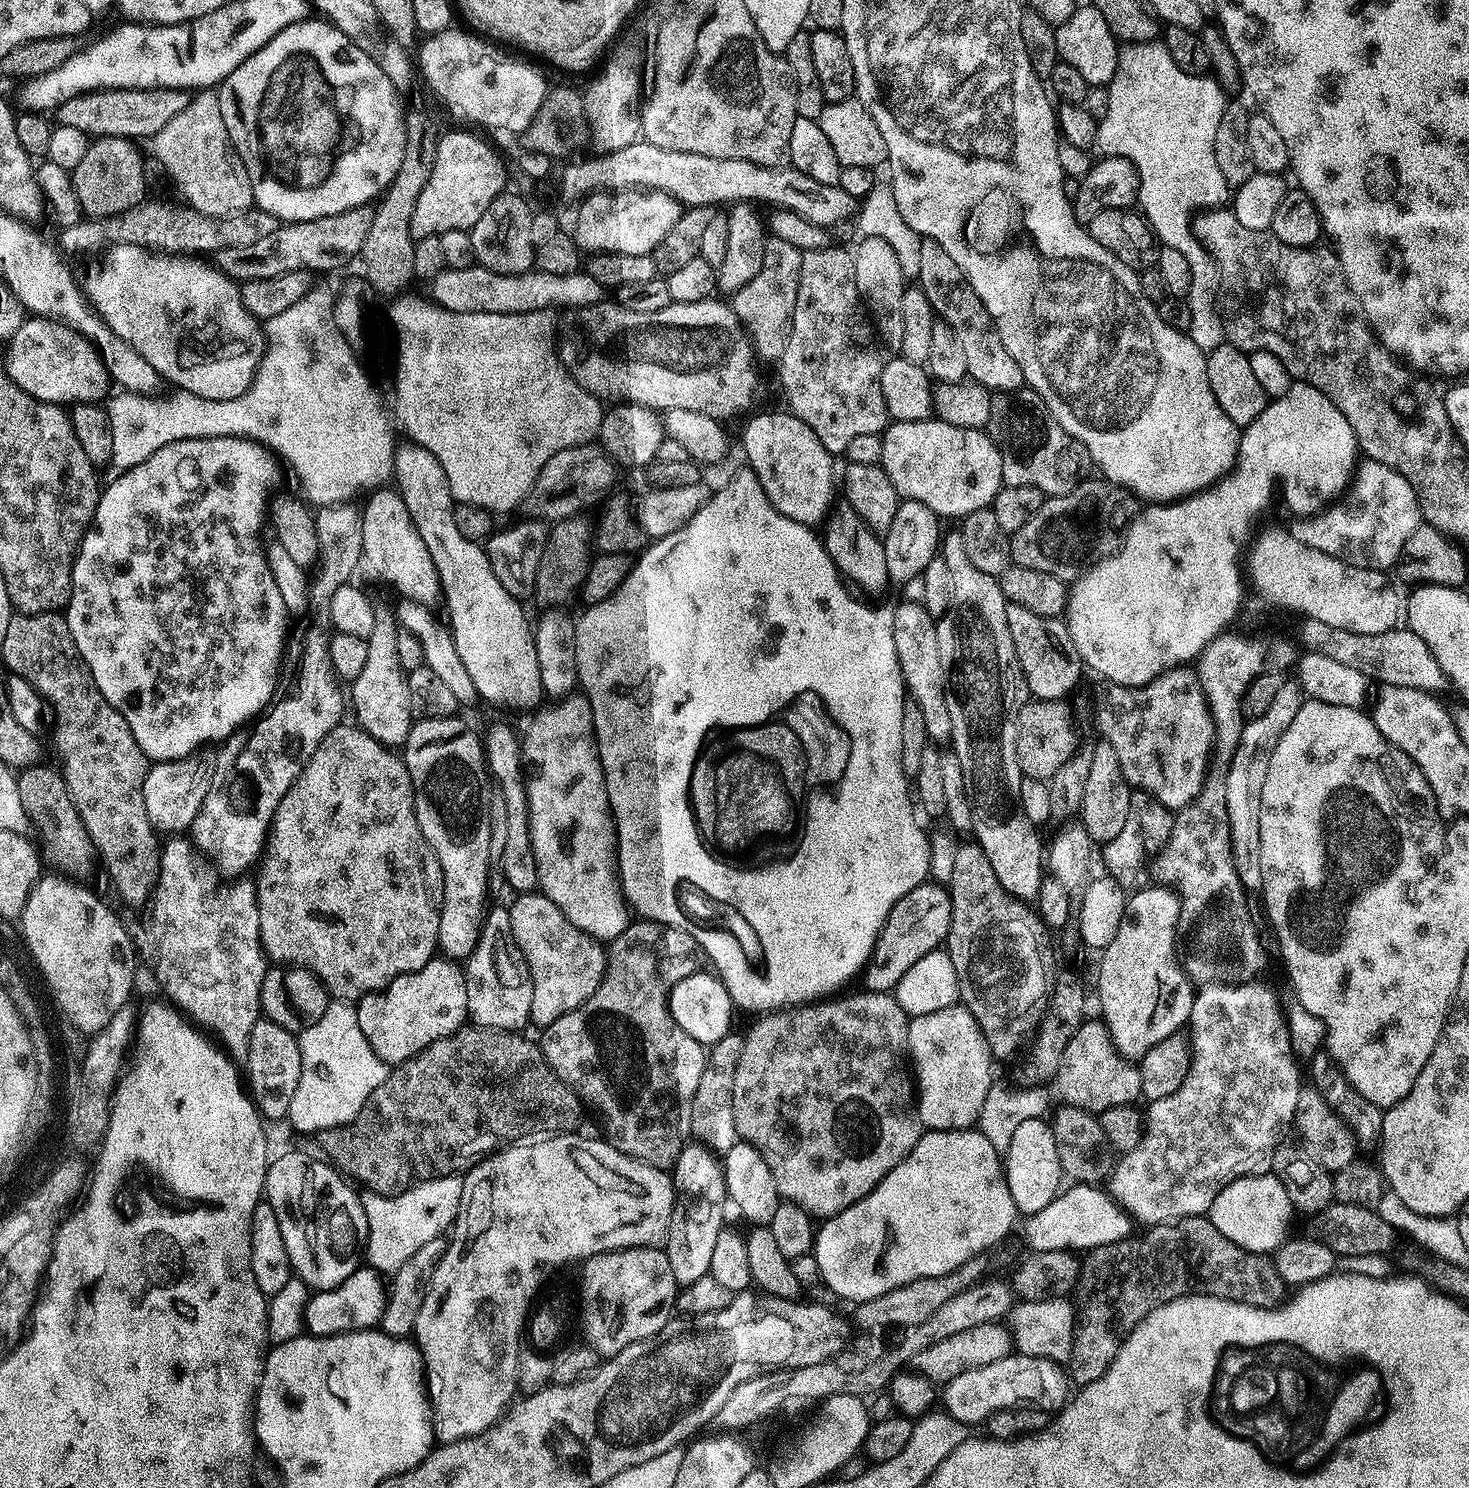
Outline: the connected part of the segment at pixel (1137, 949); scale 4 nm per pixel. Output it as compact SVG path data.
M1141 887L1127 897L1124 919L1114 940L1102 950L1104 958L1100 962L1102 1018L1112 1032L1116 1049L1129 1058L1145 1056L1162 1042L1162 1038L1170 1038L1170 1034L1181 1031L1191 1021L1192 1003L1196 998L1194 987L1180 969L1180 960L1176 957L1176 927L1180 924L1180 912L1182 916L1181 897L1171 887L1155 887Z

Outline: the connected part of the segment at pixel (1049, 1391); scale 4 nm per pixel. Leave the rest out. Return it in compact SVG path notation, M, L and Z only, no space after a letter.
M1013 1354L1006 1358L998 1358L998 1362L990 1362L990 1366L978 1366L978 1370L966 1370L966 1374L958 1374L953 1380L947 1381L942 1388L942 1408L958 1422L962 1422L965 1426L973 1426L972 1424L980 1424L983 1420L991 1421L997 1414L1021 1406L1059 1410L1069 1399L1068 1388L1070 1389L1070 1380L1065 1369L1055 1364L1053 1360L1046 1360L1043 1356Z

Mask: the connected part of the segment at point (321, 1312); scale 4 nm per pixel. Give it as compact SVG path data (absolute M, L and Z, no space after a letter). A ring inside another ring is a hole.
M360 1266L345 1282L334 1289L317 1291L303 1307L303 1325L314 1336L337 1336L339 1333L367 1331L377 1327L384 1313L387 1297L381 1277L369 1267Z

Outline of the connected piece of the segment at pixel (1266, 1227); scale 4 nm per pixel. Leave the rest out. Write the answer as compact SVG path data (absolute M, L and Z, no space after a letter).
M1272 1172L1236 1179L1219 1192L1208 1211L1211 1224L1226 1238L1243 1249L1262 1254L1273 1253L1287 1240L1292 1216L1294 1209L1289 1194Z

